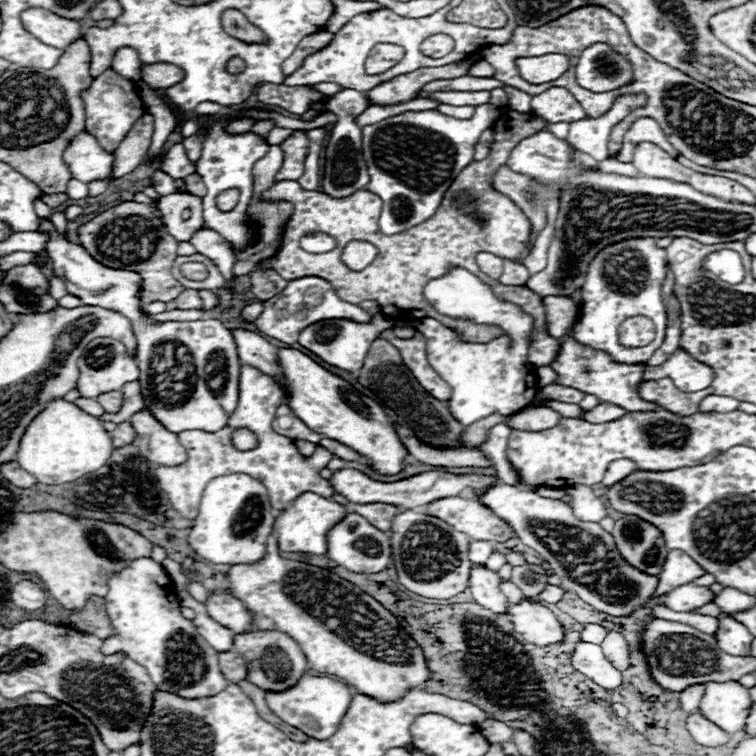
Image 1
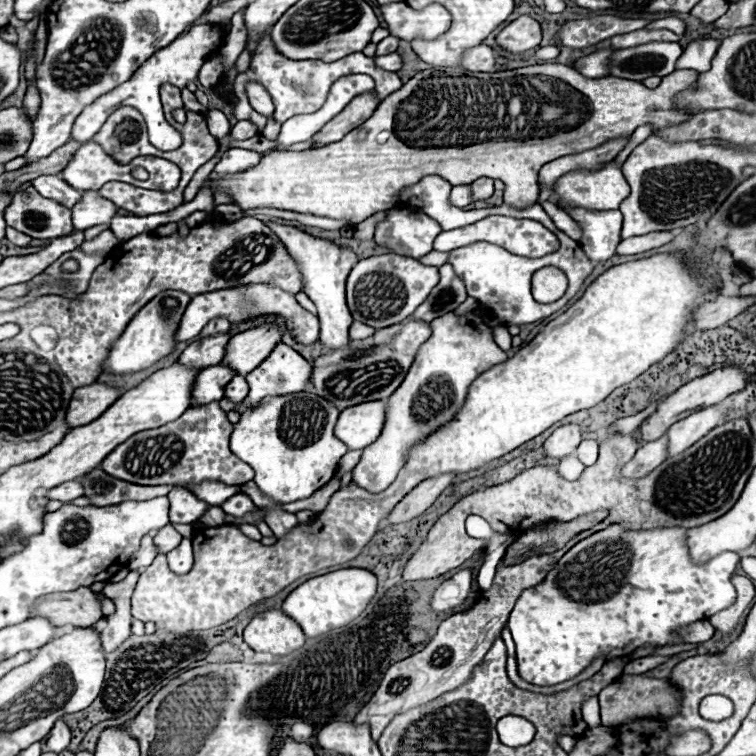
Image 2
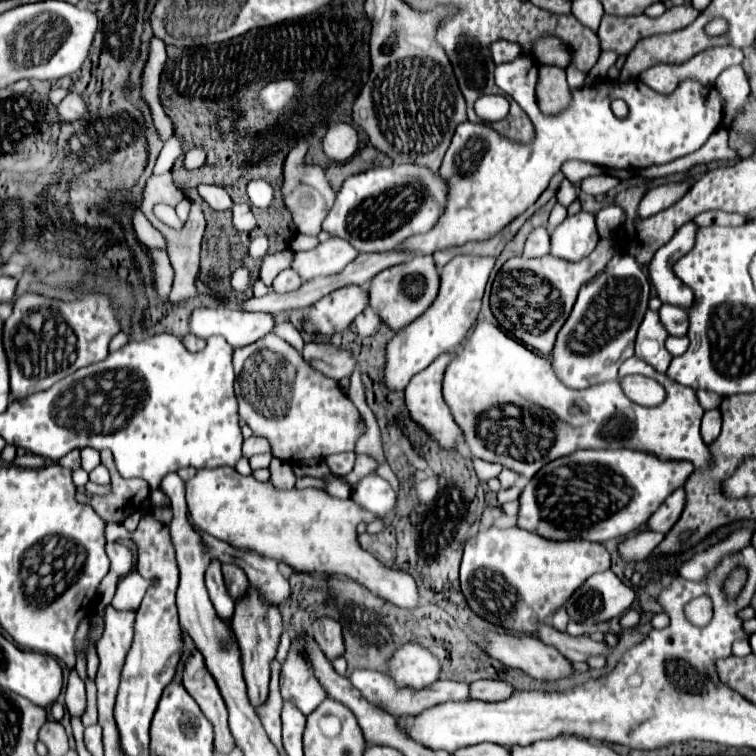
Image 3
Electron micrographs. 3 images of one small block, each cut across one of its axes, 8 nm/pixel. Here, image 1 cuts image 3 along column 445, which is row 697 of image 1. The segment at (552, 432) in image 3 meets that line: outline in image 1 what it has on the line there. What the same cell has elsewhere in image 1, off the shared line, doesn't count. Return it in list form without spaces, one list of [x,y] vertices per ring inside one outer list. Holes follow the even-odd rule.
[[[274,536],[268,538],[268,554],[260,564],[232,566],[226,580],[228,592],[250,612],[272,618],[280,632],[300,644],[312,670],[338,676],[354,686],[356,692],[366,692],[376,700],[392,702],[410,686],[422,686],[430,678],[420,646],[378,600],[330,570],[284,560]],[[376,648],[392,648],[394,658],[404,656],[404,660],[386,662],[370,656]]]

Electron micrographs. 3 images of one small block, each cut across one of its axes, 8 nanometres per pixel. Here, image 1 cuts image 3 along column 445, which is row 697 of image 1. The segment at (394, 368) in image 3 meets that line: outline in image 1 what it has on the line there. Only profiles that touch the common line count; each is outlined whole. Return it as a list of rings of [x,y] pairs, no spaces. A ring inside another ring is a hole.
[[[304,676],[296,688],[290,688],[288,692],[266,692],[268,706],[276,716],[280,716],[286,724],[302,730],[310,738],[316,740],[326,740],[332,736],[332,732],[338,730],[344,714],[348,712],[348,706],[352,702],[352,692],[346,684],[322,678],[322,676]]]

